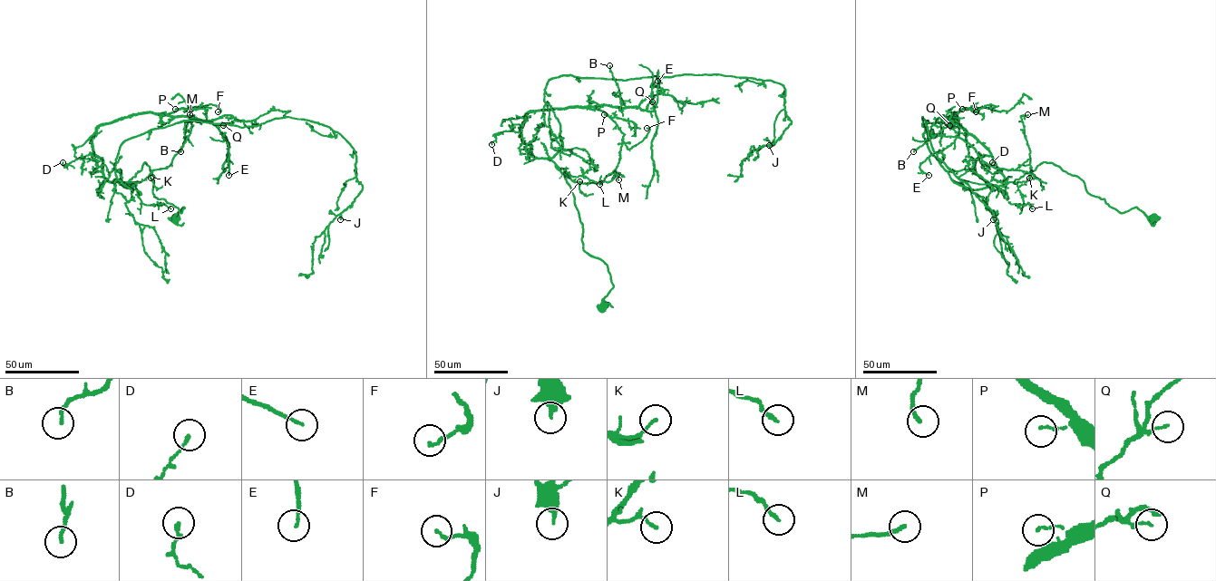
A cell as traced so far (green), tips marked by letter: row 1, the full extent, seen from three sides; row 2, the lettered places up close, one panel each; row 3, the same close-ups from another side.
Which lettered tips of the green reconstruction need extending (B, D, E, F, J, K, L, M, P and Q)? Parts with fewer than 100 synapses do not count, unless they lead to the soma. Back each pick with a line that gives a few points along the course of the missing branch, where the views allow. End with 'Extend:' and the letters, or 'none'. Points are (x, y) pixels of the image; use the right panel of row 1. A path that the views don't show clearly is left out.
Extend: none

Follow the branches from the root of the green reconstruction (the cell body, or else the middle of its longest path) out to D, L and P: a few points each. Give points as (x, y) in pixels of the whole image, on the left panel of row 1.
D: (174, 217), (184, 208), (154, 197), (144, 162), (128, 182), (110, 182), (96, 156), (63, 162)
L: (174, 217), (184, 208), (154, 197), (144, 162), (126, 183), (136, 184), (142, 203), (170, 208)
P: (174, 217), (184, 208), (154, 197), (144, 162), (128, 182), (110, 182), (92, 138), (101, 125), (175, 109)

